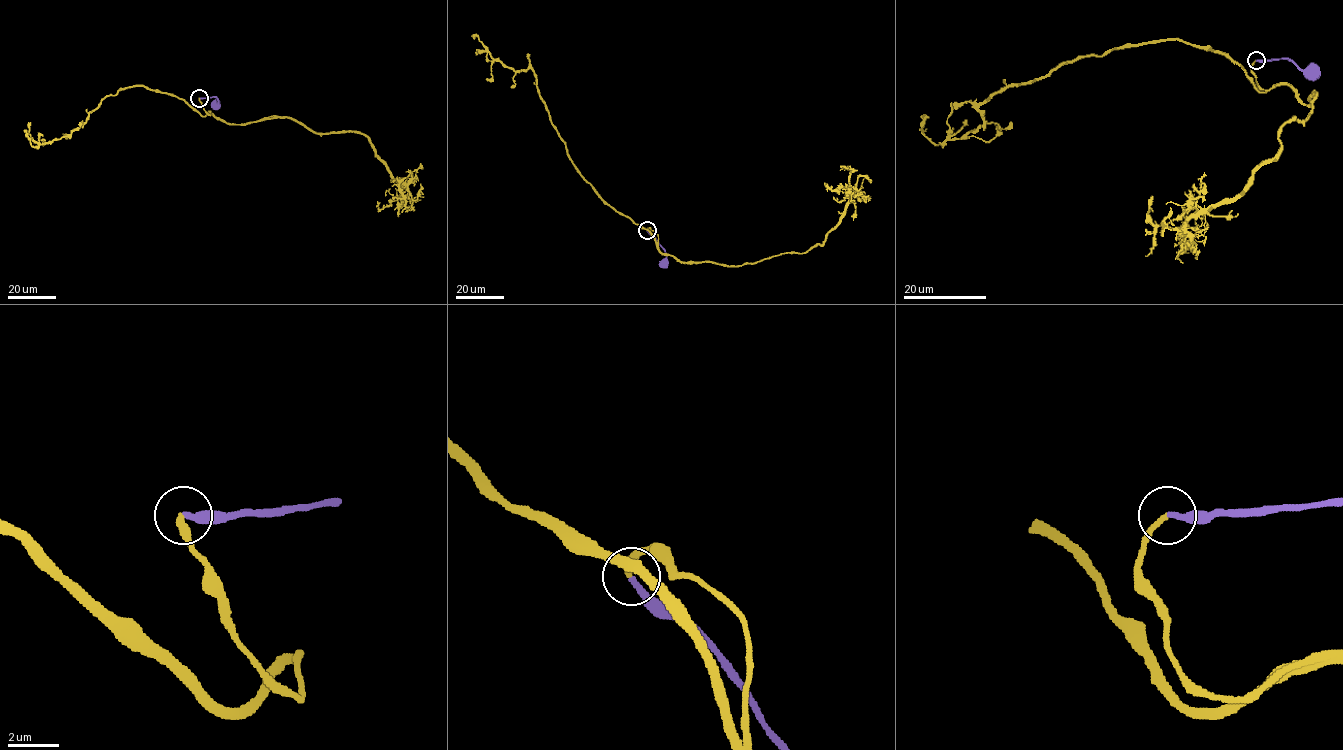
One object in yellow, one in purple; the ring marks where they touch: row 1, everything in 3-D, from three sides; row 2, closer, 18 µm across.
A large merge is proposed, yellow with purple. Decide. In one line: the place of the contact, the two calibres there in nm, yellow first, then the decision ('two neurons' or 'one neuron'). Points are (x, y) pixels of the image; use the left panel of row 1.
at (199, 98); 260 nm thick on the yellow side, 240 nm on the other; one neuron

